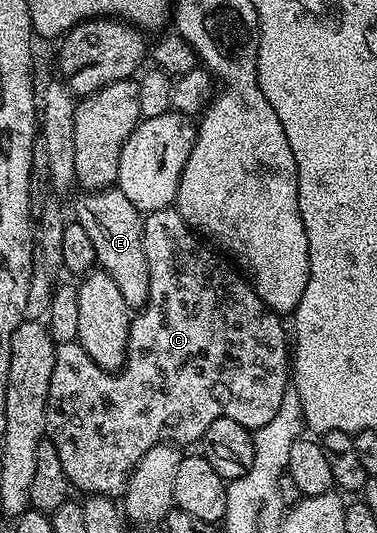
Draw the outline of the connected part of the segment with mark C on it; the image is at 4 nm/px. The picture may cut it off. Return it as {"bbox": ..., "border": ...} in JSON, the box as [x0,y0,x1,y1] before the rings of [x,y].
{"bbox":[45,208,291,496],"border":[[[176,208],[148,211],[144,215],[144,220],[143,252],[149,261],[149,298],[145,302],[144,309],[134,313],[129,323],[129,347],[125,353],[125,365],[121,367],[119,372],[99,368],[99,364],[95,364],[95,360],[91,360],[91,356],[87,356],[87,352],[78,341],[60,343],[55,352],[55,372],[51,372],[51,388],[47,392],[45,432],[48,441],[55,444],[55,452],[59,452],[59,460],[63,464],[63,472],[67,472],[70,487],[74,491],[82,490],[82,495],[85,496],[90,494],[120,495],[129,482],[135,464],[139,464],[143,452],[156,446],[162,439],[173,440],[176,434],[178,443],[200,443],[205,437],[207,428],[211,428],[211,424],[216,418],[230,418],[254,432],[274,419],[279,404],[283,401],[284,390],[291,383],[291,350],[287,345],[287,326],[286,323],[285,326],[281,323],[284,321],[278,314],[265,307],[263,300],[259,300],[259,296],[253,291],[252,286],[236,269],[233,269],[234,271],[228,270],[212,254],[214,251],[186,224]]]}

